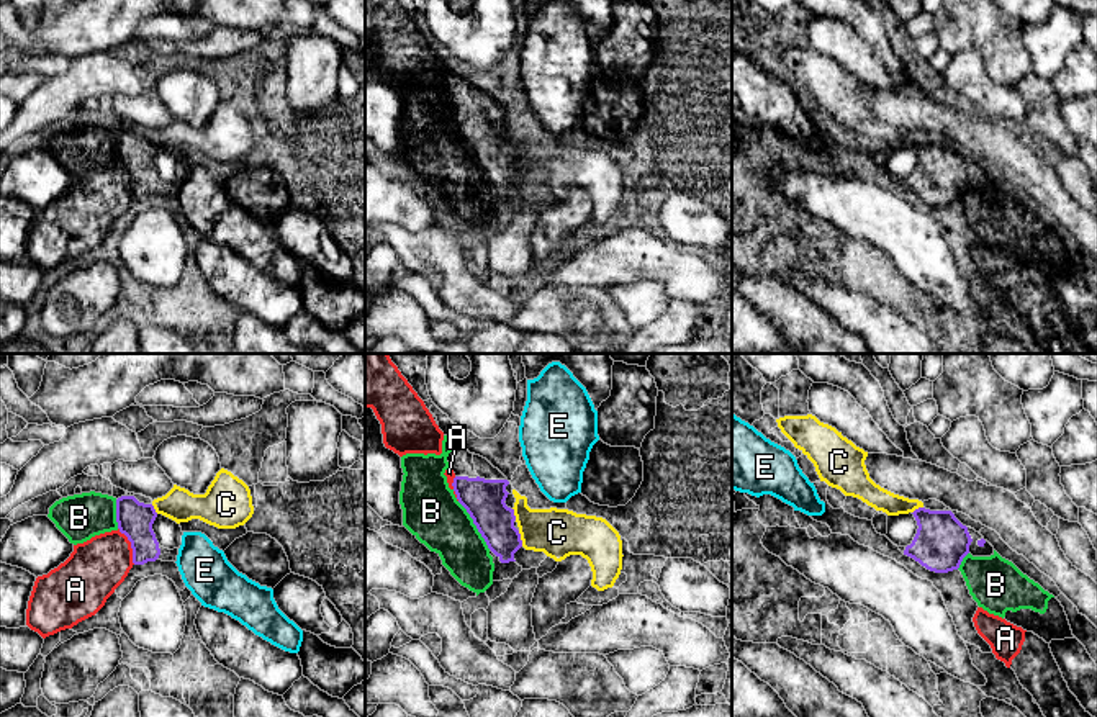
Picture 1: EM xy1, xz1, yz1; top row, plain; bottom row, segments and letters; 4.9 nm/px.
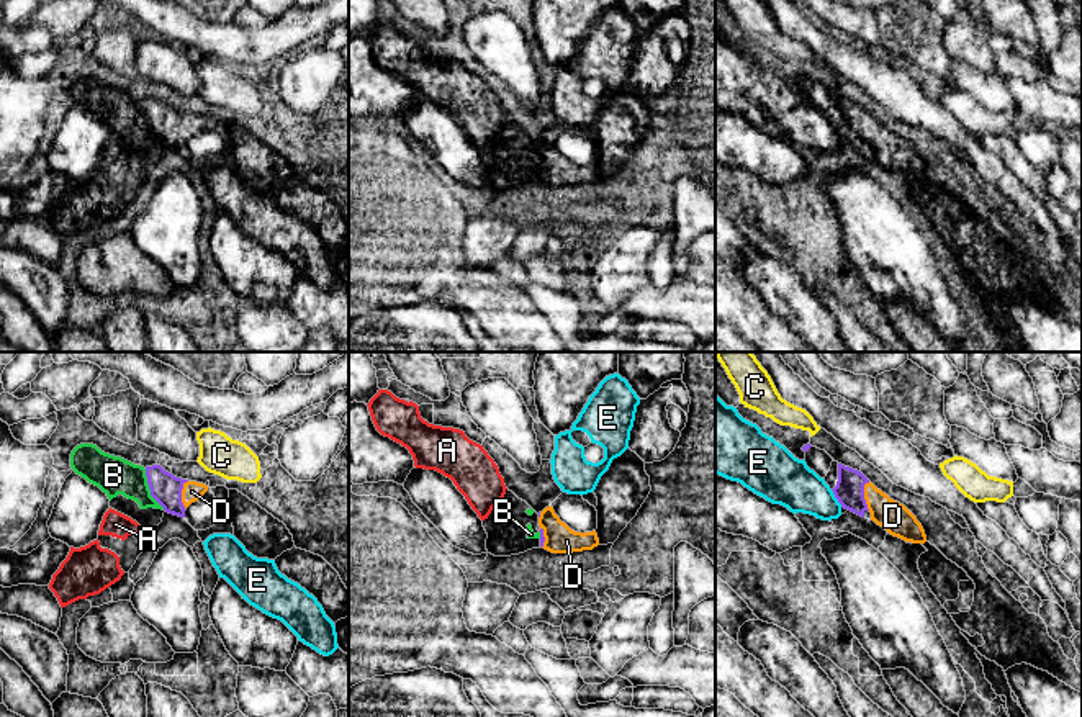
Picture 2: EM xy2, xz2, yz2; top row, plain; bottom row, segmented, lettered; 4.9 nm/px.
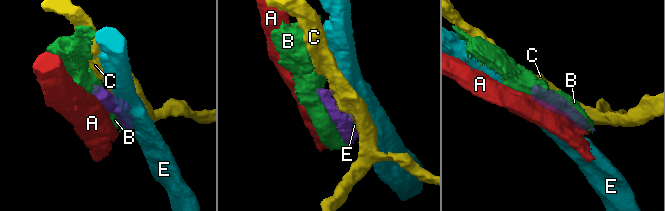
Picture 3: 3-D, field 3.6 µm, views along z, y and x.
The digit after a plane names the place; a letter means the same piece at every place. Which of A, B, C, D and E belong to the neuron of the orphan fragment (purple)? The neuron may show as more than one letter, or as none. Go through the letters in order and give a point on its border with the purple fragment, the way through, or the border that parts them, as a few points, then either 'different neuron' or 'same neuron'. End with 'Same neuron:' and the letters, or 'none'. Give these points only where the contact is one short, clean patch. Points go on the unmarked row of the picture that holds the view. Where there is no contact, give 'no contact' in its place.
A: contact xy1 (131, 179); different neuron
B: contact xz1 (475, 157); different neuron
C: contact xz1 (519, 172); border xz1 (518, 164), (523, 179); different neuron
D: contact xy2 (180, 128); way xy2 (166, 121), (180, 128), (192, 125); same neuron
E: contact yz2 (835, 130); border yz2 (830, 123), (842, 139); different neuron
Same neuron: D

